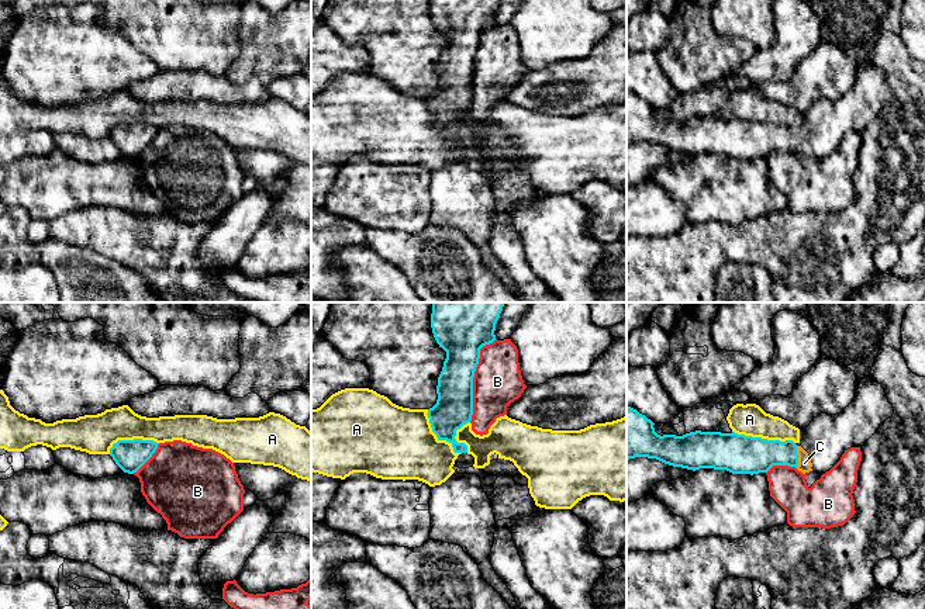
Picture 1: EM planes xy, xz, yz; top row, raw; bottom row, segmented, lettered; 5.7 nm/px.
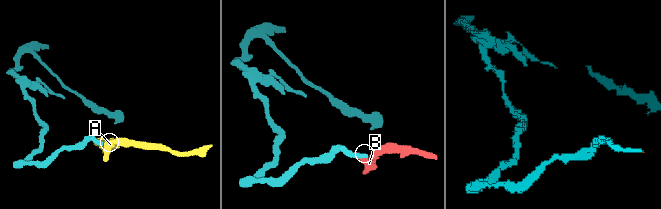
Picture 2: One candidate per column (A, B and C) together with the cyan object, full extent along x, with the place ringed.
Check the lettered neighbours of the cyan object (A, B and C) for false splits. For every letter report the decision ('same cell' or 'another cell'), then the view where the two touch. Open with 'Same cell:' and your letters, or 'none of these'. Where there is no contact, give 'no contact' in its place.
Same cell: C
A: another cell; contact in yz
B: another cell; contact in xz
C: same cell; contact in yz

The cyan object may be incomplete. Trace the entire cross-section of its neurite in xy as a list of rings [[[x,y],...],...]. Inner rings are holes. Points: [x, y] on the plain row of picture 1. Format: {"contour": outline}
{"contour": [[[142,124],[118,125],[110,134],[110,141],[124,158],[134,159],[152,142],[158,129]]]}

